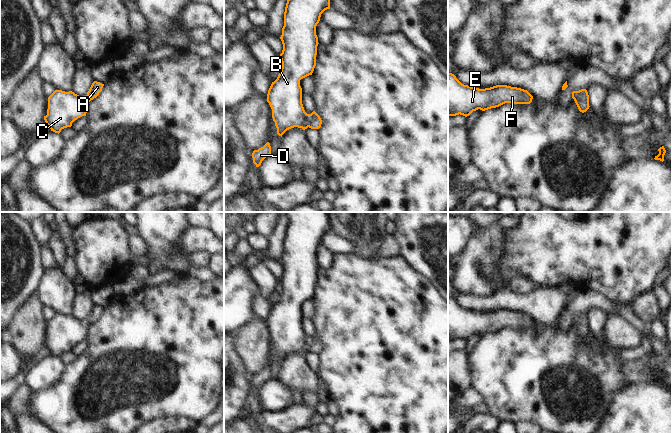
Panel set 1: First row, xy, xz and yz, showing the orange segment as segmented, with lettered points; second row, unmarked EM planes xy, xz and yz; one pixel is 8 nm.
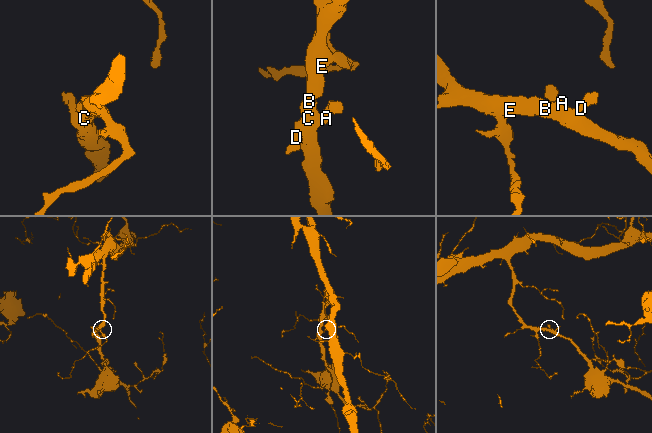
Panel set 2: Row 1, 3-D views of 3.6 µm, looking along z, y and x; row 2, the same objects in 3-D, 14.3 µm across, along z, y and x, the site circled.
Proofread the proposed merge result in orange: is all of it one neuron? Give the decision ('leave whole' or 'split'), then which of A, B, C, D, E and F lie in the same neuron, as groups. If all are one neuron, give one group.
leave whole; groups A B C D E F

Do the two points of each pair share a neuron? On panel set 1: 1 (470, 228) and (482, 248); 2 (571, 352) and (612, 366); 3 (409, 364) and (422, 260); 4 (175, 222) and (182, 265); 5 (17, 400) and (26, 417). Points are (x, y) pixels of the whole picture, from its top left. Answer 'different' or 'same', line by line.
1: different
2: same
3: different
4: same
5: same

